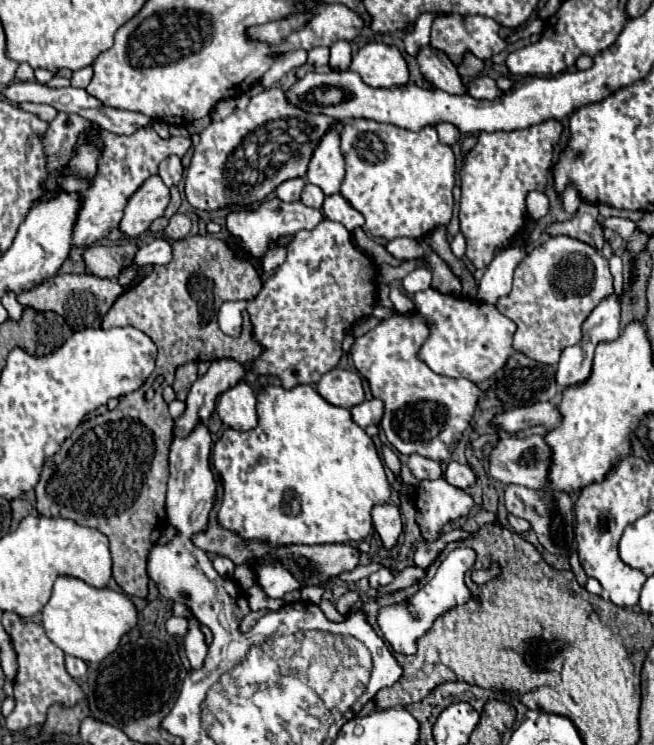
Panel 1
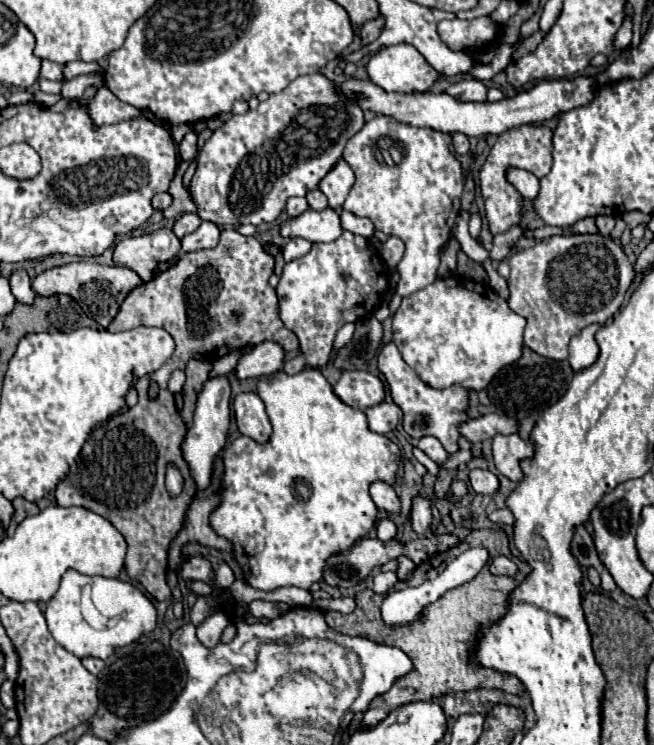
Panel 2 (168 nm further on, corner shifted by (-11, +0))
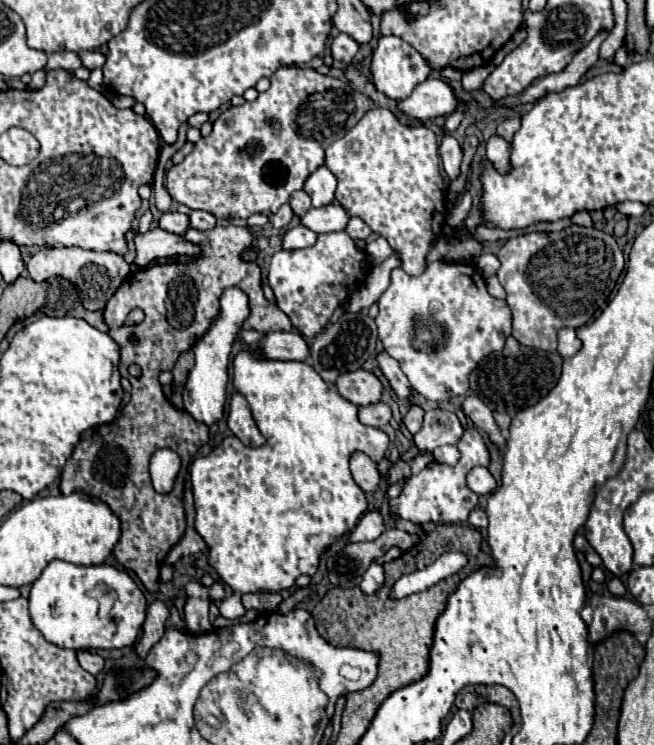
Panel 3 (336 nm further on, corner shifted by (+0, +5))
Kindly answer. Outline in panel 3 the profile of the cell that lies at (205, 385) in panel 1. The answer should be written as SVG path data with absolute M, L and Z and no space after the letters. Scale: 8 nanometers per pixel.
M273 331L259 343L257 355L267 359L303 361L309 355L309 345L297 331Z

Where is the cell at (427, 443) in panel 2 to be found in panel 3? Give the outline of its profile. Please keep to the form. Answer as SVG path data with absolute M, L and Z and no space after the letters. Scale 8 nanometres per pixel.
M411 405L411 407L409 407L409 411L407 411L407 415L405 415L403 423L407 425L407 429L409 429L411 433L417 433L417 431L421 429L423 413L425 413L425 411L423 411L419 405Z

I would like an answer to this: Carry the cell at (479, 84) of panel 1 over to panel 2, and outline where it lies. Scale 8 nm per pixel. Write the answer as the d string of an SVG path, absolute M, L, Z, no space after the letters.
M472 78L472 80L460 80L460 82L452 84L446 92L458 100L464 100L464 102L484 102L488 88L484 82Z

